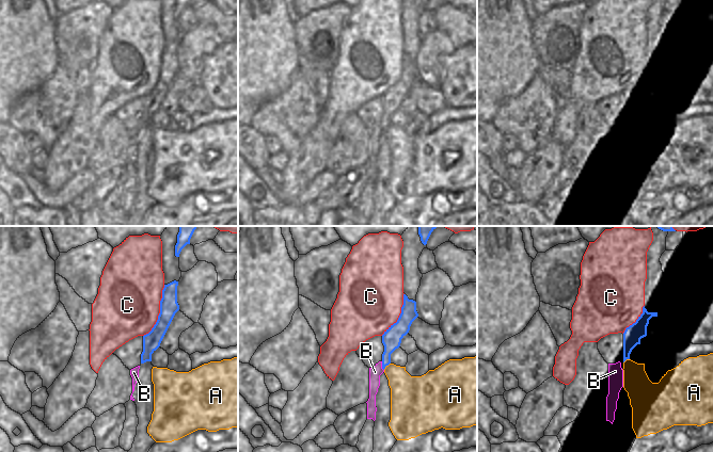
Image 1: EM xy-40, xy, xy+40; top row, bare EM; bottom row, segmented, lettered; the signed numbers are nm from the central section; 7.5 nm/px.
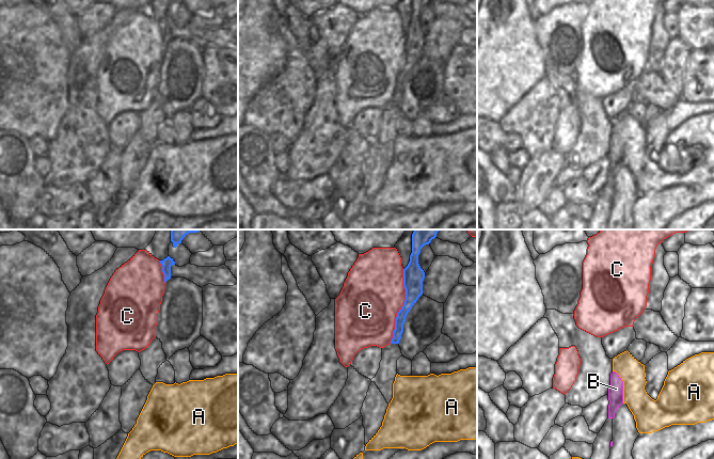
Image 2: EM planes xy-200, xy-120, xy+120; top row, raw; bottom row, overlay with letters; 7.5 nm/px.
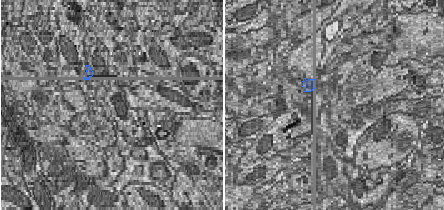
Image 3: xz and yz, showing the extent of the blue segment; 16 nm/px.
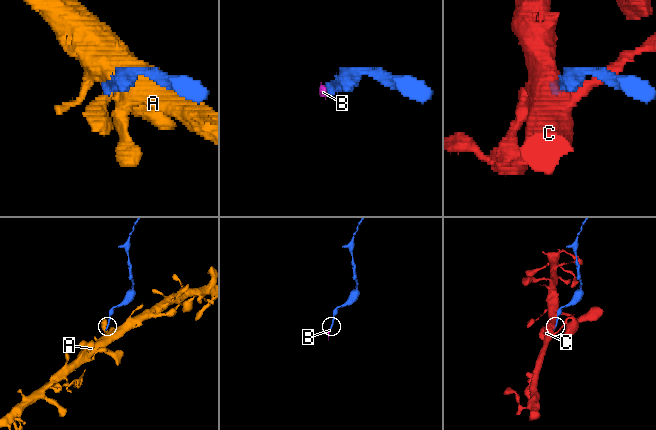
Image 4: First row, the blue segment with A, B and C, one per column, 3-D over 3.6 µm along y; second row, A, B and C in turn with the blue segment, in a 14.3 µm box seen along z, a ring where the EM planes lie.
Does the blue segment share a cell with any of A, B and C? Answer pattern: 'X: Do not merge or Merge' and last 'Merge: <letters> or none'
A: Do not merge
B: Merge
C: Do not merge
Merge: B

